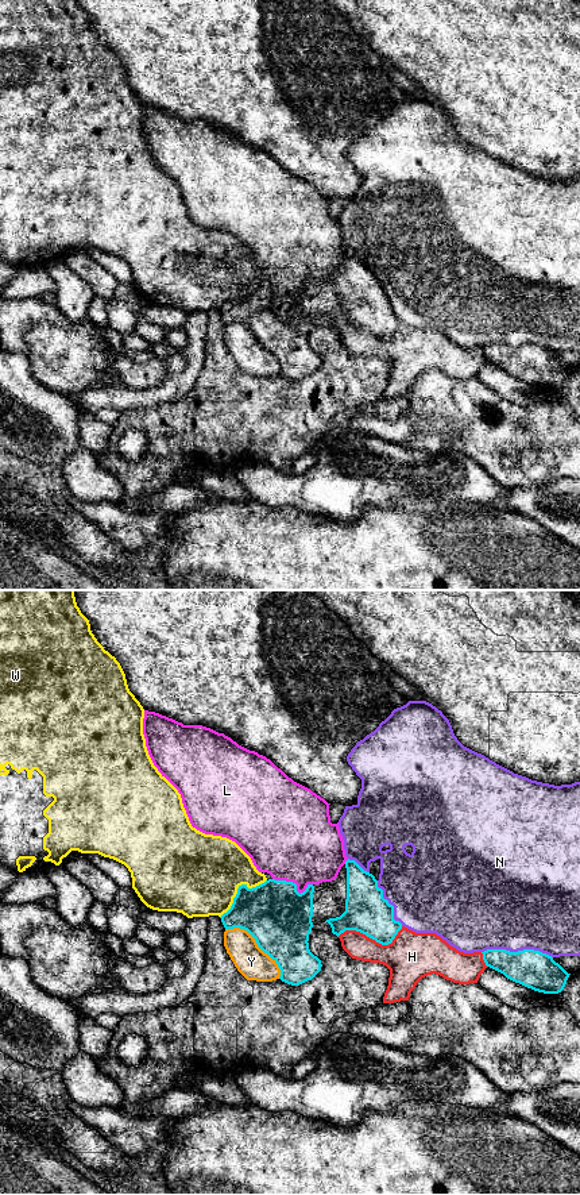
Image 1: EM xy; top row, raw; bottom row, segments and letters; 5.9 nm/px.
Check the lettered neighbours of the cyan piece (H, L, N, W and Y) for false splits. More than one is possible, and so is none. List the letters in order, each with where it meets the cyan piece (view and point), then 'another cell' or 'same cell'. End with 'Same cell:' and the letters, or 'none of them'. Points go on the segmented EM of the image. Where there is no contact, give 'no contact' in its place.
H: meets cyan in xy at (371, 937); another cell
L: meets cyan in xy at (294, 883); another cell
N: meets cyan in xy at (518, 951); another cell
W: meets cyan in xy at (238, 889); another cell
Y: meets cyan in xy at (256, 943); another cell
Same cell: none of them

